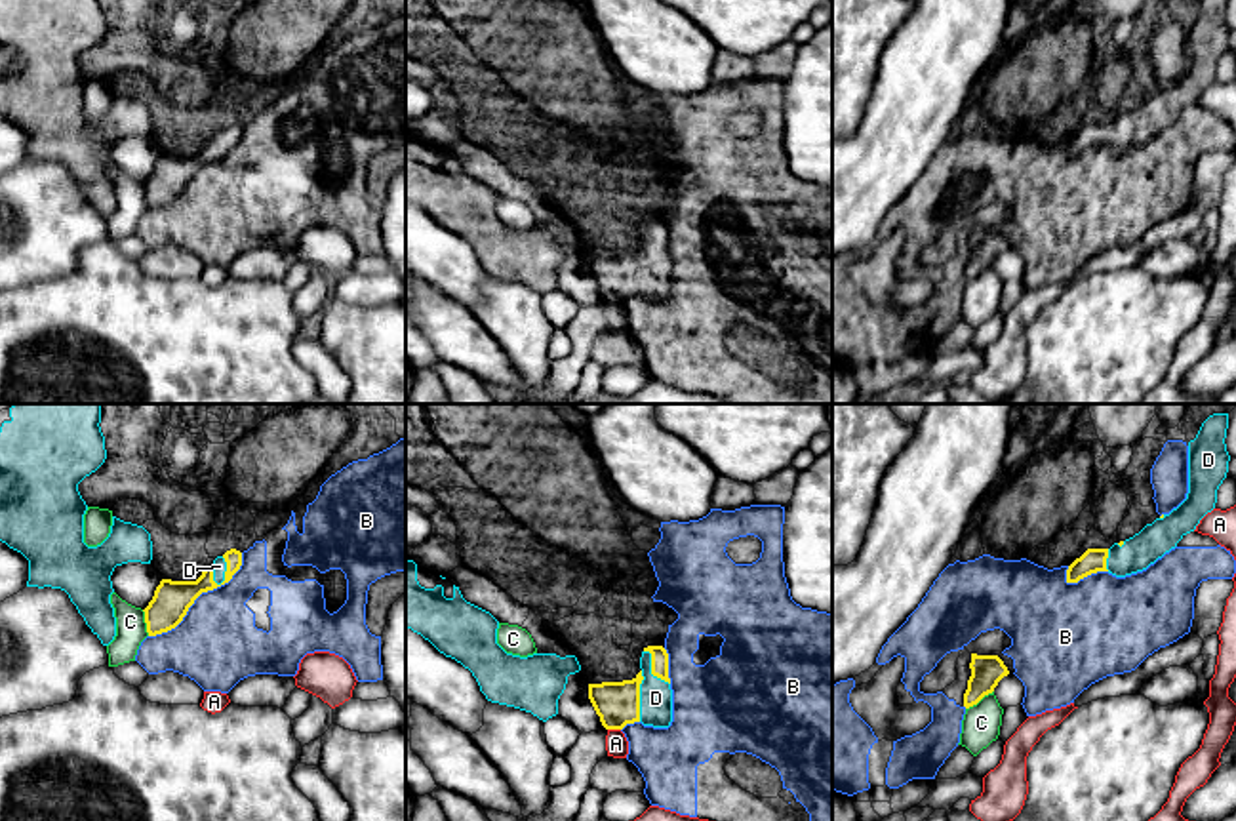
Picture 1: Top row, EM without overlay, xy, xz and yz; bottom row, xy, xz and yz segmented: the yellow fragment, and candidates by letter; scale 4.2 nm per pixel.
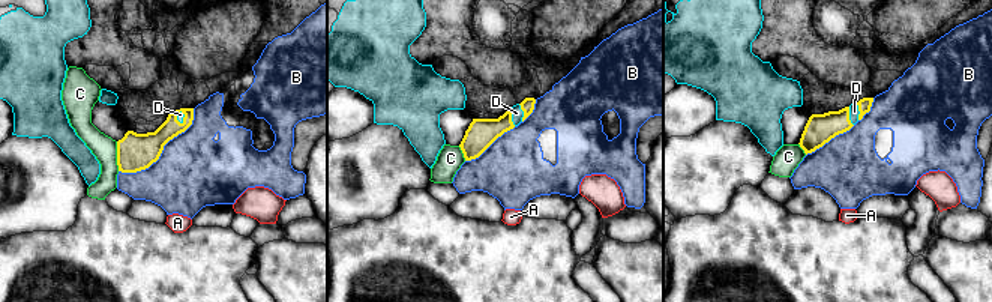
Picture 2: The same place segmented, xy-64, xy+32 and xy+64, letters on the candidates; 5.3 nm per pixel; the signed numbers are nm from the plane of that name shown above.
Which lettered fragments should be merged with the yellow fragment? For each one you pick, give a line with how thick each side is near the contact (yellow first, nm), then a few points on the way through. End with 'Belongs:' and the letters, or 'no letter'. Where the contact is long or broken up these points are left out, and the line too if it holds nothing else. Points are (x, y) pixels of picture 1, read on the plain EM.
D: 190/140 nm
Belongs: D

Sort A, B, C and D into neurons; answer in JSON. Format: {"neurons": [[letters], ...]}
{"neurons": [["A"], ["B"], ["C"], ["D"]]}

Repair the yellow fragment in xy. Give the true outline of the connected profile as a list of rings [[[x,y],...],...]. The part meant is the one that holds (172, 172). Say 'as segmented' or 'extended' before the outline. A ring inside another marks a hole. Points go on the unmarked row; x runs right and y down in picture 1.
extended | [[[236,122],[217,130],[196,154],[162,152],[152,173],[143,183],[149,210],[175,202],[194,173],[232,152],[242,139],[242,126]]]

